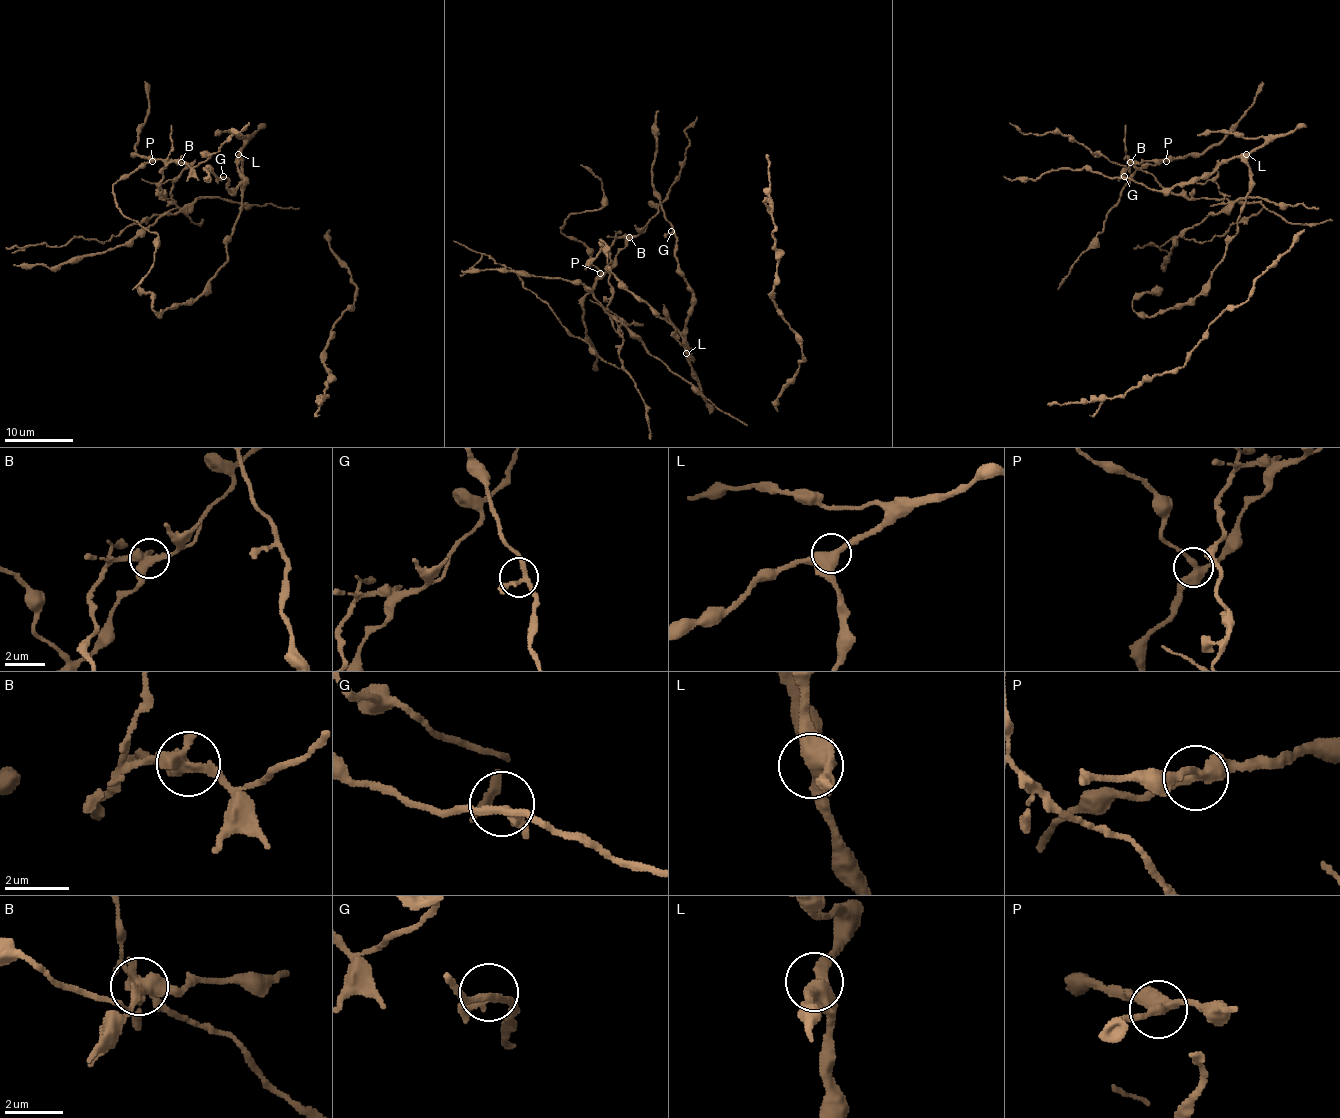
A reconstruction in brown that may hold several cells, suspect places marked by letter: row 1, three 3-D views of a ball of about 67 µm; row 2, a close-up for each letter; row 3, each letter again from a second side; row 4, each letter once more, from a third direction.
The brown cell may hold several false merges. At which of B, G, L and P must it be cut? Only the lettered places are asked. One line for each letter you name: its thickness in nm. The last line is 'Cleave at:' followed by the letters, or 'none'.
B: calibre 380 nm
Cleave at: B

